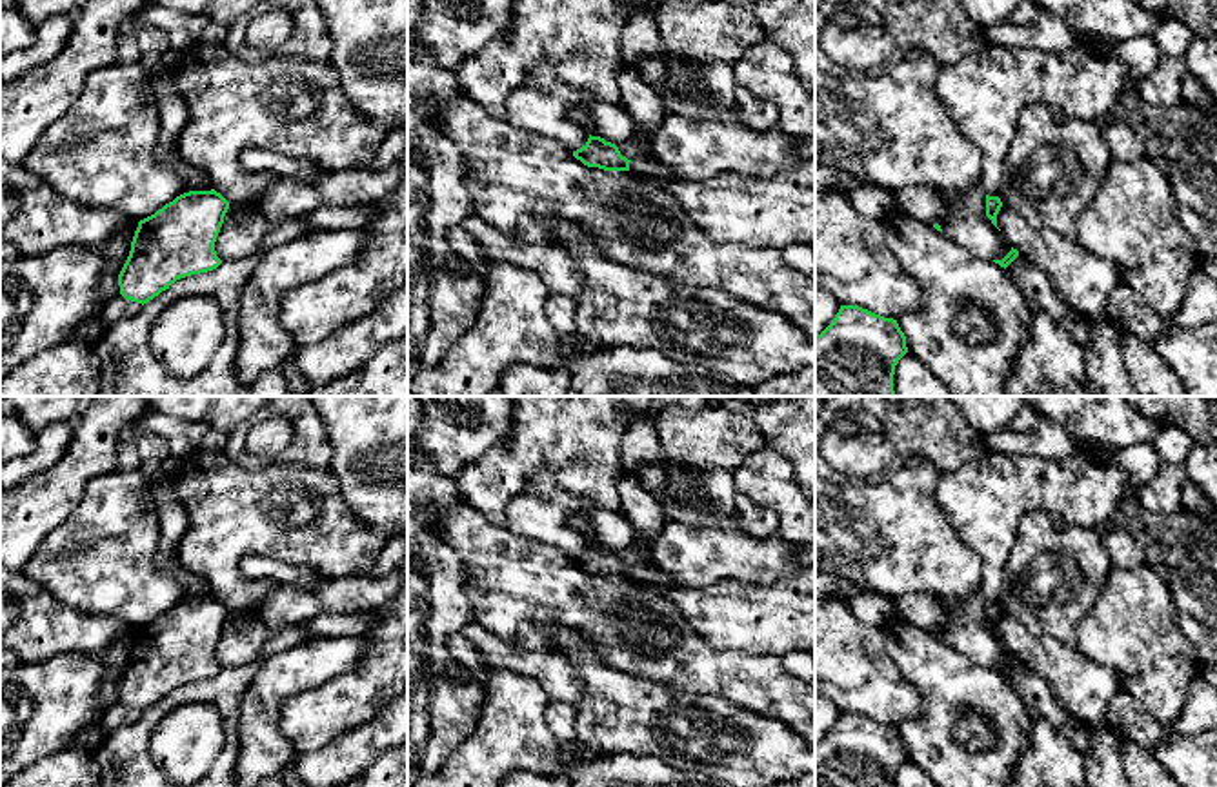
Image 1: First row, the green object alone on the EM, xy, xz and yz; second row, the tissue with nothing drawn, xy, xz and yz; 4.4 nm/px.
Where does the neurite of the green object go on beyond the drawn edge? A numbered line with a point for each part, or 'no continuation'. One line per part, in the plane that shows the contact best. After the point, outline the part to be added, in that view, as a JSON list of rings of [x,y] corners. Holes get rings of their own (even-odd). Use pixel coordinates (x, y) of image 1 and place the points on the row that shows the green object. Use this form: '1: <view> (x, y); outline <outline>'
no continuation

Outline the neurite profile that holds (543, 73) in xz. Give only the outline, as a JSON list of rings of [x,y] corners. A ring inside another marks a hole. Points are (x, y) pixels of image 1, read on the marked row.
[[[544,60],[531,67],[528,84],[529,85],[553,85],[558,84],[558,76],[555,73],[555,64],[551,60]]]

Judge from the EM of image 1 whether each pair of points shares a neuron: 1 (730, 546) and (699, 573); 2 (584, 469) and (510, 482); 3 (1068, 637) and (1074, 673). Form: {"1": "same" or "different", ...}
{"1": "same", "2": "same", "3": "different"}

